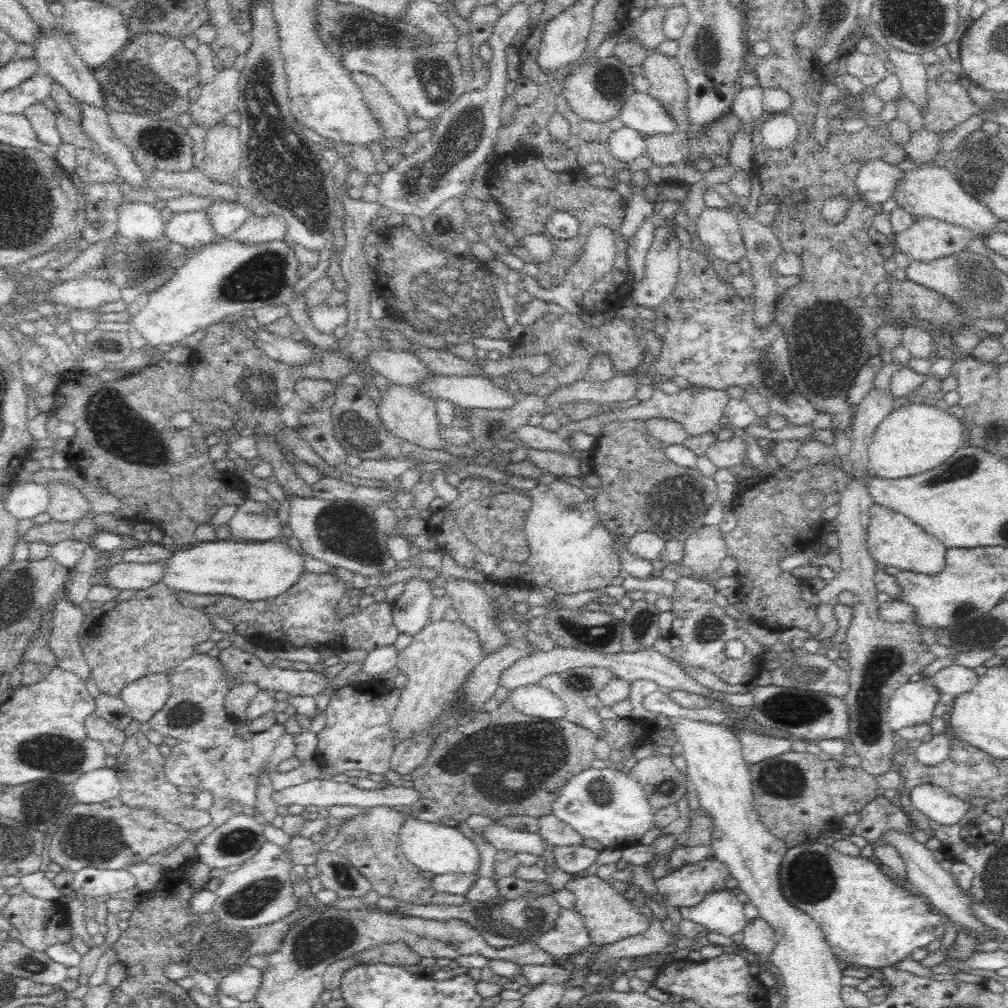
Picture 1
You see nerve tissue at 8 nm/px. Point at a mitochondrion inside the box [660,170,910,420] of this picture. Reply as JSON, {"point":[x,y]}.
{"point":[822,364]}

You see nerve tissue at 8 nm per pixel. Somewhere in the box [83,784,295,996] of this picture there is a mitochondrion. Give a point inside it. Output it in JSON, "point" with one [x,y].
{"point":[248,902]}

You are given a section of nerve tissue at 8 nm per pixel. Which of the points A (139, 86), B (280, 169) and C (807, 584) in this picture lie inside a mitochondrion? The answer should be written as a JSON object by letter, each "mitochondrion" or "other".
{"A":"mitochondrion","B":"mitochondrion","C":"other"}

